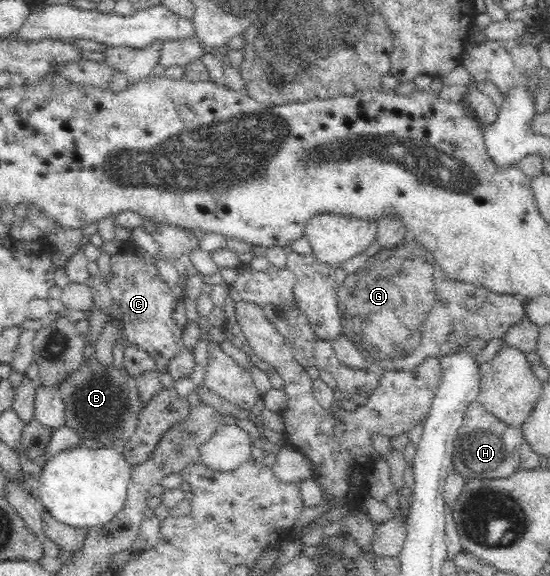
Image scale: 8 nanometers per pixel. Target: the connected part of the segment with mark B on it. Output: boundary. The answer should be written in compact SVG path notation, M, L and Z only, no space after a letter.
M97 358L81 365L59 383L59 394L65 403L65 426L79 433L84 439L99 443L97 447L122 449L135 434L143 404L139 398L136 379L124 366L103 365Z

